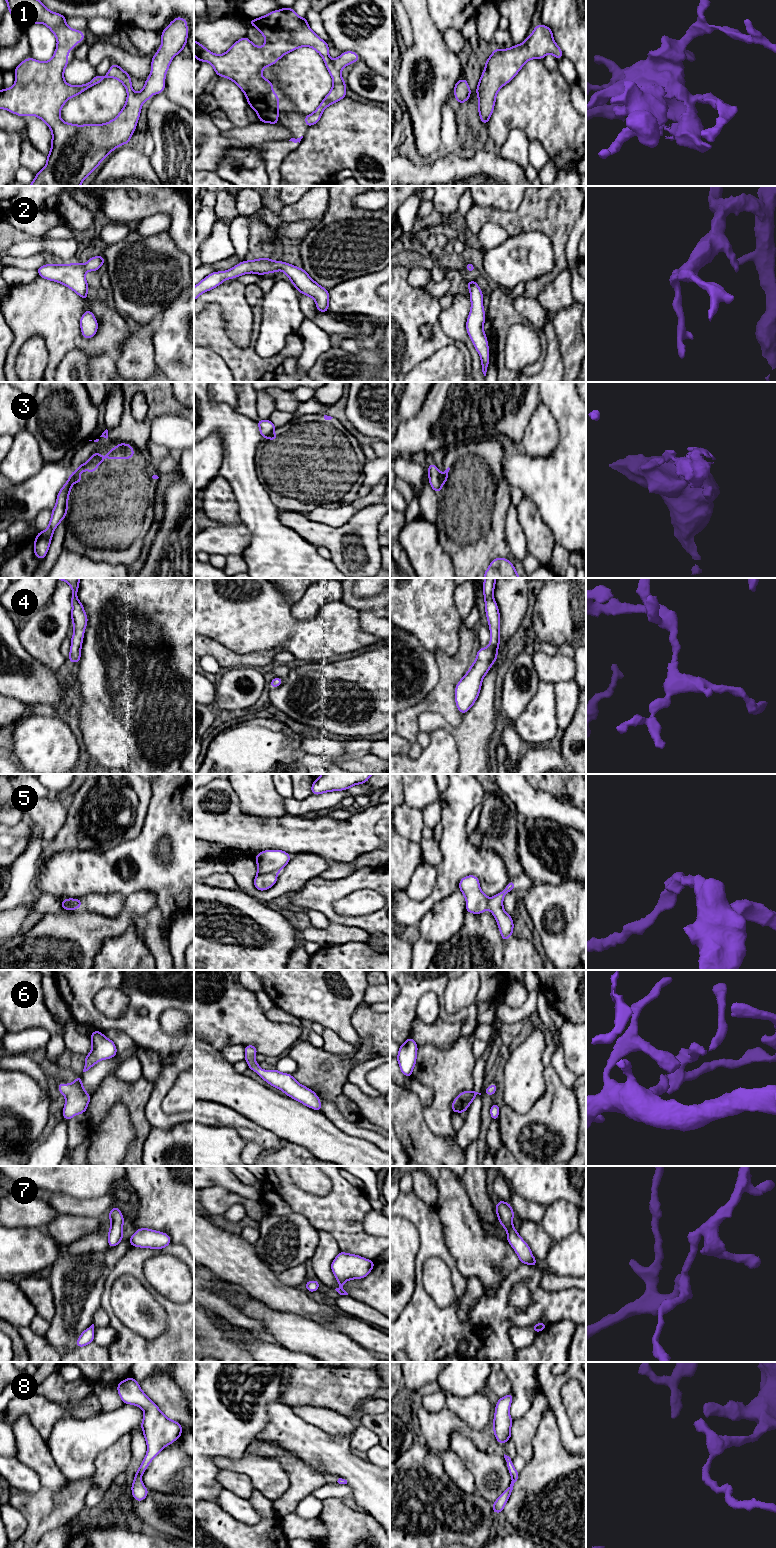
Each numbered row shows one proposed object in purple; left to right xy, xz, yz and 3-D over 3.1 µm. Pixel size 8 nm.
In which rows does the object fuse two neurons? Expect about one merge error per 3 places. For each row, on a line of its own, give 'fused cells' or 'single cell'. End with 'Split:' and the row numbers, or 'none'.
1: single cell
2: single cell
3: fused cells
4: single cell
5: fused cells
6: single cell
7: single cell
8: single cell
Split: 3, 5

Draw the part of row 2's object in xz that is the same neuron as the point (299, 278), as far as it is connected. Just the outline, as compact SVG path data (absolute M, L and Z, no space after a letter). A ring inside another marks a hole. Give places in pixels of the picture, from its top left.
M270 258L244 260L227 271L215 271L209 274L194 287L194 301L202 293L221 285L224 280L233 279L247 273L256 273L262 276L266 273L275 273L278 270L282 270L289 277L299 293L315 300L318 312L327 312L329 309L329 292L327 289L317 284L303 268L282 261L272 261Z

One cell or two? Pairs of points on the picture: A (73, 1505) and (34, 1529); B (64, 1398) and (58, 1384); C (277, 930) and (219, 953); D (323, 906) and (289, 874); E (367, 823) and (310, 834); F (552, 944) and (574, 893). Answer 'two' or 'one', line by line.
A: one
B: one
C: one
D: two
E: one
F: one

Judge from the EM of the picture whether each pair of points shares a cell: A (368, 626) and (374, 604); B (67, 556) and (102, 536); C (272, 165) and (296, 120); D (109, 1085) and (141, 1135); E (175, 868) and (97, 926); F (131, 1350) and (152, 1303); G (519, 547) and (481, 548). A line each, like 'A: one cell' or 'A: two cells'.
A: two cells
B: two cells
C: one cell
D: one cell
E: two cells
F: two cells
G: two cells

